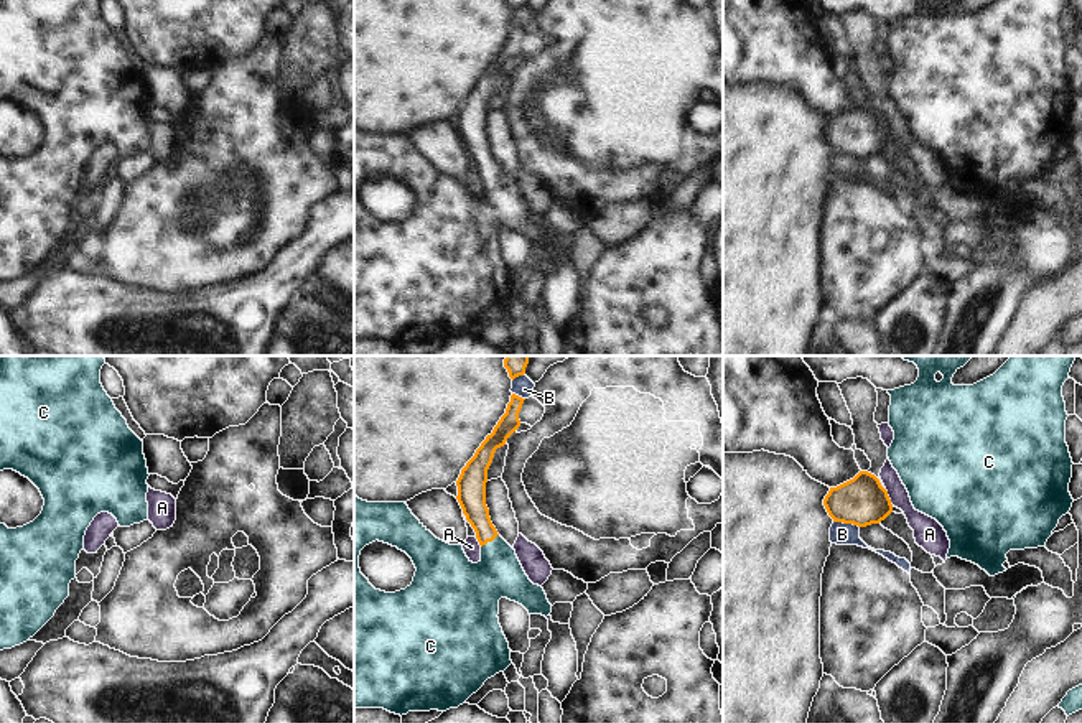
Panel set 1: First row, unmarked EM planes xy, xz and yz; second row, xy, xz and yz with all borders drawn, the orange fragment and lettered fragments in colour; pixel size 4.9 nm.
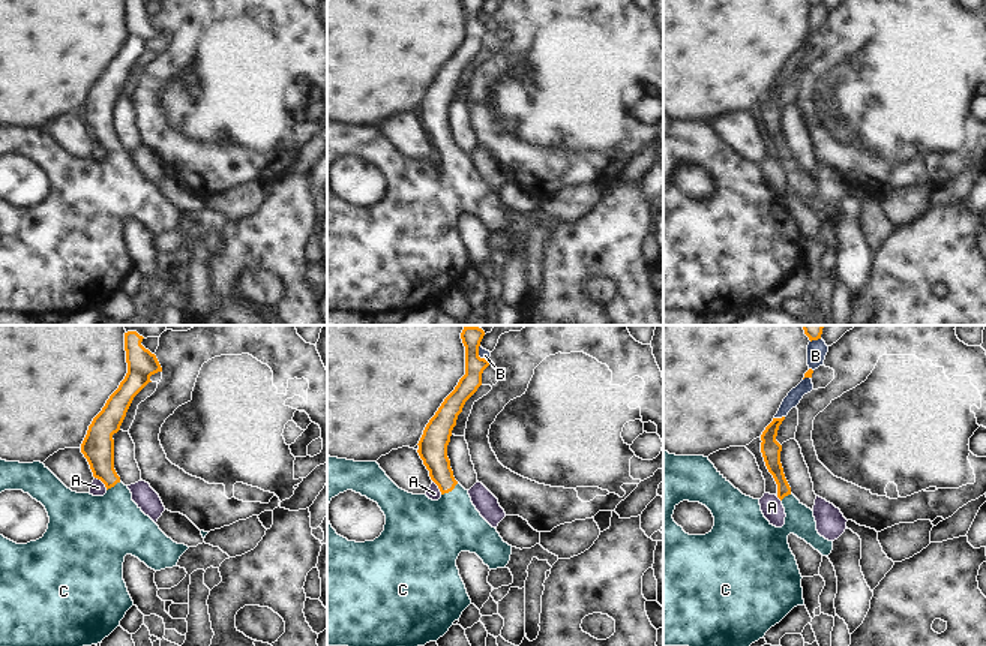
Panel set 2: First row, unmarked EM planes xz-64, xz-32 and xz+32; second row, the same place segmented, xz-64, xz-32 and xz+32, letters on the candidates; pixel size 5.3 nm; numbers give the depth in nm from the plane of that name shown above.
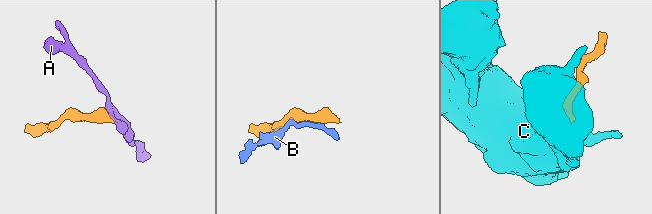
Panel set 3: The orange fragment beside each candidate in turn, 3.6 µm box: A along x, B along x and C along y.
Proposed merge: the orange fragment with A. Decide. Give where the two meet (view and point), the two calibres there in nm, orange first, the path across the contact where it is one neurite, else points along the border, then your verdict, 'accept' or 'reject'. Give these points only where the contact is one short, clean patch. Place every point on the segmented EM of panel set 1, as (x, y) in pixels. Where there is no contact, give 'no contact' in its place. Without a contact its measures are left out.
contact yz (888, 498); calibres 240 and 140 nm; border yz (885, 489), (893, 504); reject

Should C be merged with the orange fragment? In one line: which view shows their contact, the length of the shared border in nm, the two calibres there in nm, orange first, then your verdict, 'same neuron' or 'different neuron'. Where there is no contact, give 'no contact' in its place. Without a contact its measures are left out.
meets orange in xz; contact 110 nm long; 140 nm thick on the orange side, 260 nm on the other; same neuron

